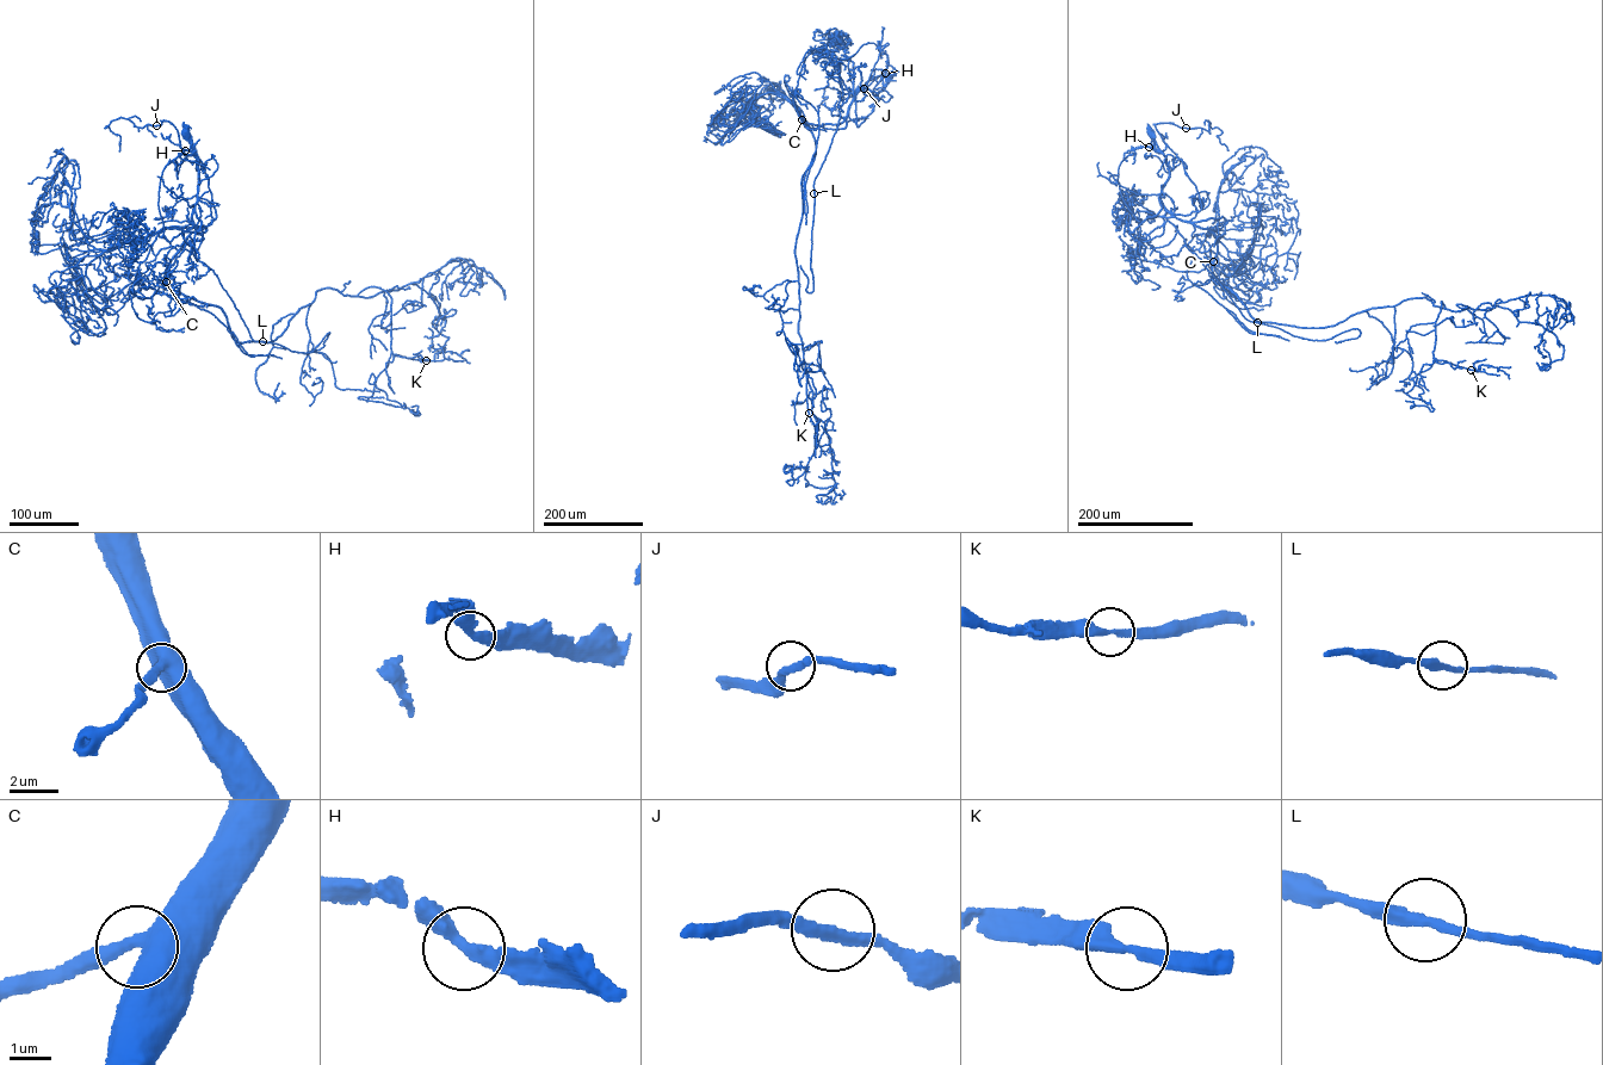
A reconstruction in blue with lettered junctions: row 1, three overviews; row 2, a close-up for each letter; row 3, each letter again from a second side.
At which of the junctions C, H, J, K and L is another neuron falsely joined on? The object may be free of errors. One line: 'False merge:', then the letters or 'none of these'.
False merge: none of these

